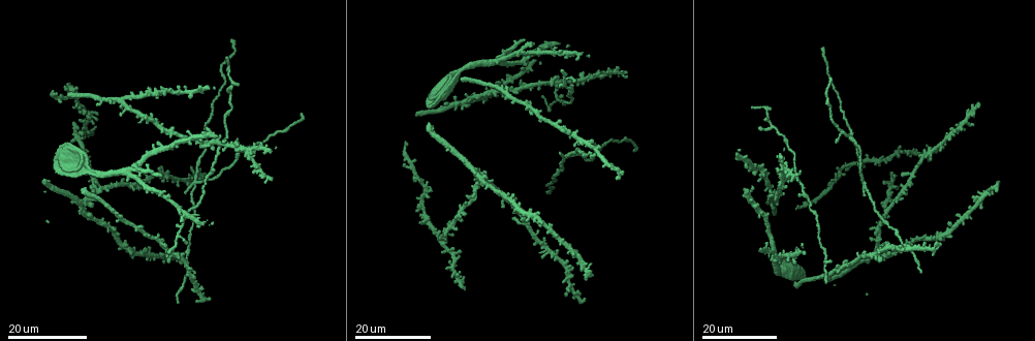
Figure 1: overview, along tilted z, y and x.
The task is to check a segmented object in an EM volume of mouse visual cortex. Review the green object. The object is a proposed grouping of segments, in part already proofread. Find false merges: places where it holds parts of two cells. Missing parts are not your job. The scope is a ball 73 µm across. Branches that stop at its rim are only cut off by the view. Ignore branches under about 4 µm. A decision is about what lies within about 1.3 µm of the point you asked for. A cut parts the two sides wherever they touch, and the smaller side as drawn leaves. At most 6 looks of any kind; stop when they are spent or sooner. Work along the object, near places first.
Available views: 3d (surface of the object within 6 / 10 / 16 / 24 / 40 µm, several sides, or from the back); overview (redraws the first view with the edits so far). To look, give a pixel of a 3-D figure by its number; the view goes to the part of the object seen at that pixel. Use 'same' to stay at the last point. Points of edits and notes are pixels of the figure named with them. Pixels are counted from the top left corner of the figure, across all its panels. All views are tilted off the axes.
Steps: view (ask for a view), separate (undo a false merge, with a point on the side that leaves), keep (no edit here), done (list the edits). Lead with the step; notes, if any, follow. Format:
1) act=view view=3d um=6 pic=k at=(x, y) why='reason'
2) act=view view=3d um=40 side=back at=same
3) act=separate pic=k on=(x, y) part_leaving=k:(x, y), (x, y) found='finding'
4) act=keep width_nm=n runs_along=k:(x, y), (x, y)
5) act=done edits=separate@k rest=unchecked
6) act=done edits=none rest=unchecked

act=view view=3d um=16 pic=1 at=(180, 229) why='calibre changes'

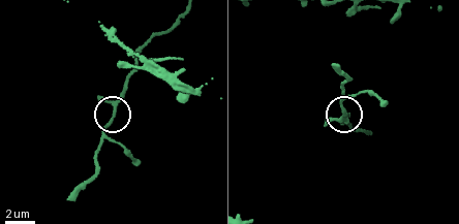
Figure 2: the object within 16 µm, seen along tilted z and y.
act=view view=3d um=10 pic=2 at=(115, 109) why='zoom in'

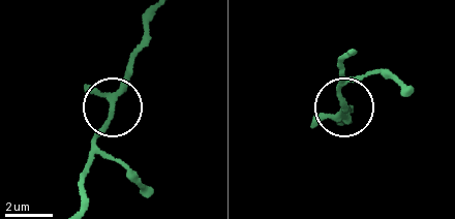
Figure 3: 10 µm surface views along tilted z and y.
act=keep runs_along=3:(156, 11), (88, 167) found='one cell here'

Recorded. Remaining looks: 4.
act=view view=3d um=16 pic=1 at=(194, 183) why='four arms meet'

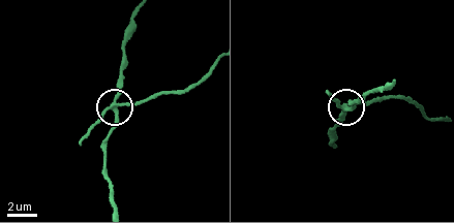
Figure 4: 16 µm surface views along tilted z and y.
act=view view=3d um=10 pic=4 at=(117, 106) why='zoom in'

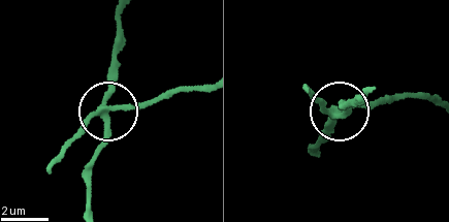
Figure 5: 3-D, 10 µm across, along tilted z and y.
act=view view=3d um=6 pic=5 at=(338, 112) why='closer look'

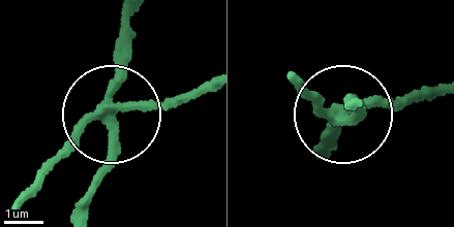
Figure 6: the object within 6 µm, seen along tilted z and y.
act=separate pic=6 on=(64, 149) arms=4 part_leaving=6:(112, 115), (206, 89) found='a second cell is stuck on'

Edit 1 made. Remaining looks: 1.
act=done edits=separate@6 rest=unchecked

